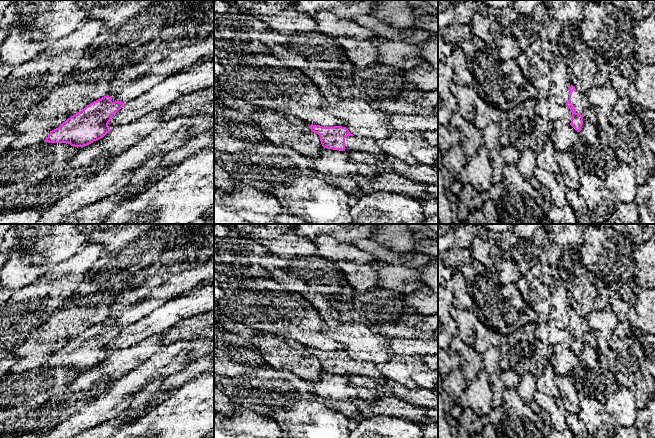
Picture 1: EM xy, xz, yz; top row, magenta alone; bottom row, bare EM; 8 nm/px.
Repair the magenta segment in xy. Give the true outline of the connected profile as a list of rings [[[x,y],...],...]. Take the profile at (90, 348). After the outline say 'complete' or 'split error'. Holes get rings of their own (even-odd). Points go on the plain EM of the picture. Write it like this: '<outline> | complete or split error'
[[[104,320],[83,334],[74,338],[58,352],[50,355],[45,366],[68,367],[74,371],[84,371],[103,362],[111,355],[108,348],[125,327],[112,326],[112,321]]] | complete

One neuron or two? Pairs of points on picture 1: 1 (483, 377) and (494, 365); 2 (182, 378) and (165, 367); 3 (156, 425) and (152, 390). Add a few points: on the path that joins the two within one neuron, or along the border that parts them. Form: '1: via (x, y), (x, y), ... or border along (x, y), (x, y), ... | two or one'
1: border along (482, 369), (487, 372), (491, 386) | two
2: border along (191, 362), (164, 379) | two
3: border along (171, 392), (144, 414) | two

